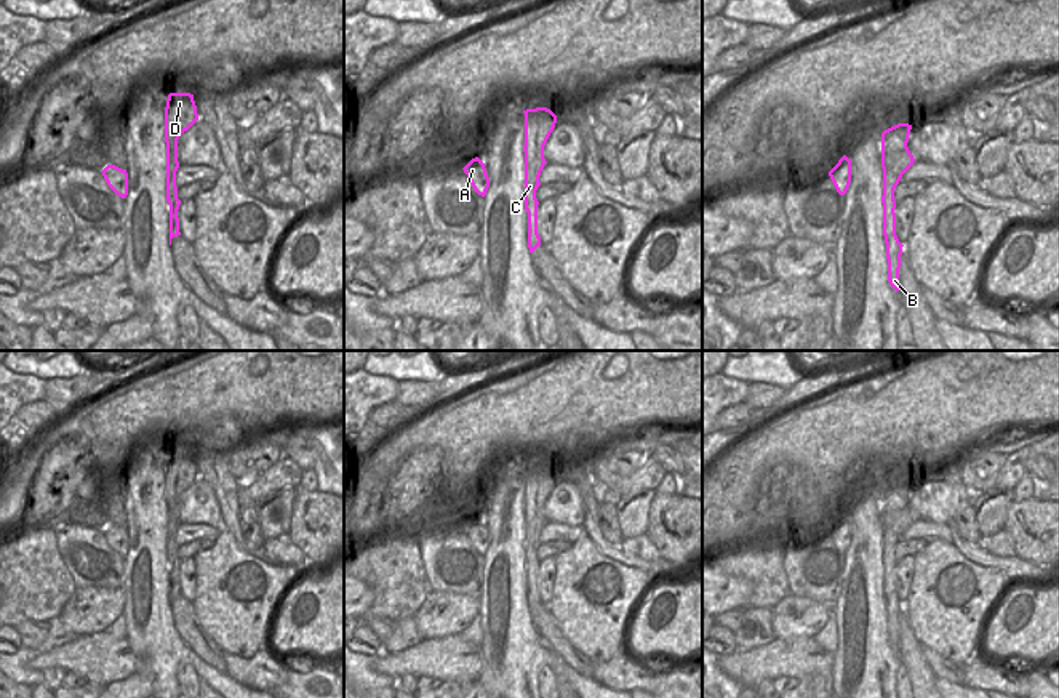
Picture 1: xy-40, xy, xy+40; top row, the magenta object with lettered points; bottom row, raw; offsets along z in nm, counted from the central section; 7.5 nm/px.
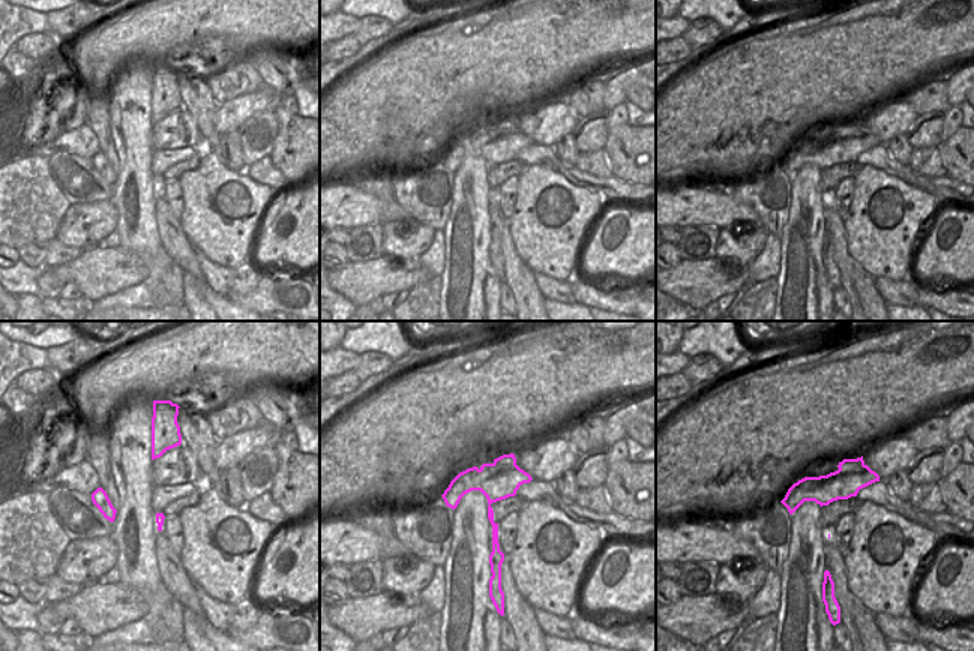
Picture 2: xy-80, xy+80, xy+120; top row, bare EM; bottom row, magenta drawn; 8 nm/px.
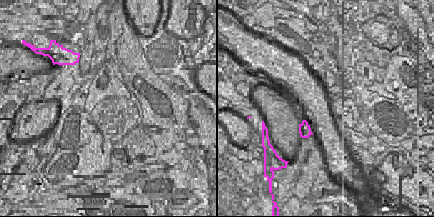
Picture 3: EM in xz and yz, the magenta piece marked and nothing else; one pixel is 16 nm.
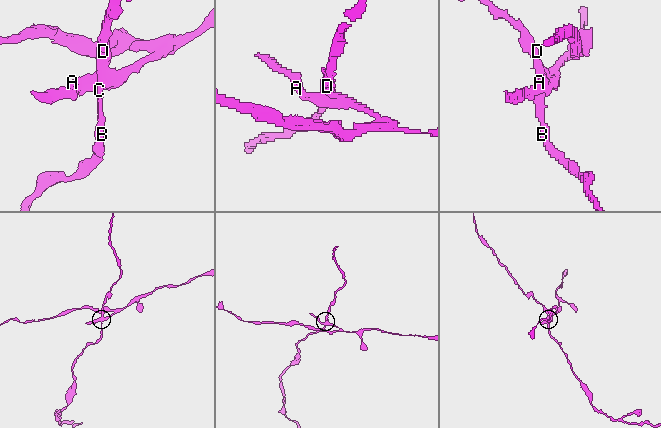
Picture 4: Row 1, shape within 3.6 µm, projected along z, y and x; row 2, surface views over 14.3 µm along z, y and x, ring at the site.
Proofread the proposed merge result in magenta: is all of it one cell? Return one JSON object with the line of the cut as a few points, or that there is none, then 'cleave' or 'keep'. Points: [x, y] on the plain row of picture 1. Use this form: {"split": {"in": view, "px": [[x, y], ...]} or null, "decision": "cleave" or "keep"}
{"split": {"in": "xy+40", "px": [[882, 524], [883, 530]]}, "decision": "cleave"}

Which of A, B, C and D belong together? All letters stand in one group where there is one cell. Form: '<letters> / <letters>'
A / B C D

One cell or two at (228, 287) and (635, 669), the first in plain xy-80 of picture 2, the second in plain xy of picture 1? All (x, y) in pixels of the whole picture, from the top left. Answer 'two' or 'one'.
one

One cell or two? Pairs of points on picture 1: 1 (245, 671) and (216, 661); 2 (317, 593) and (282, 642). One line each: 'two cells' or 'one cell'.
1: two cells
2: one cell

